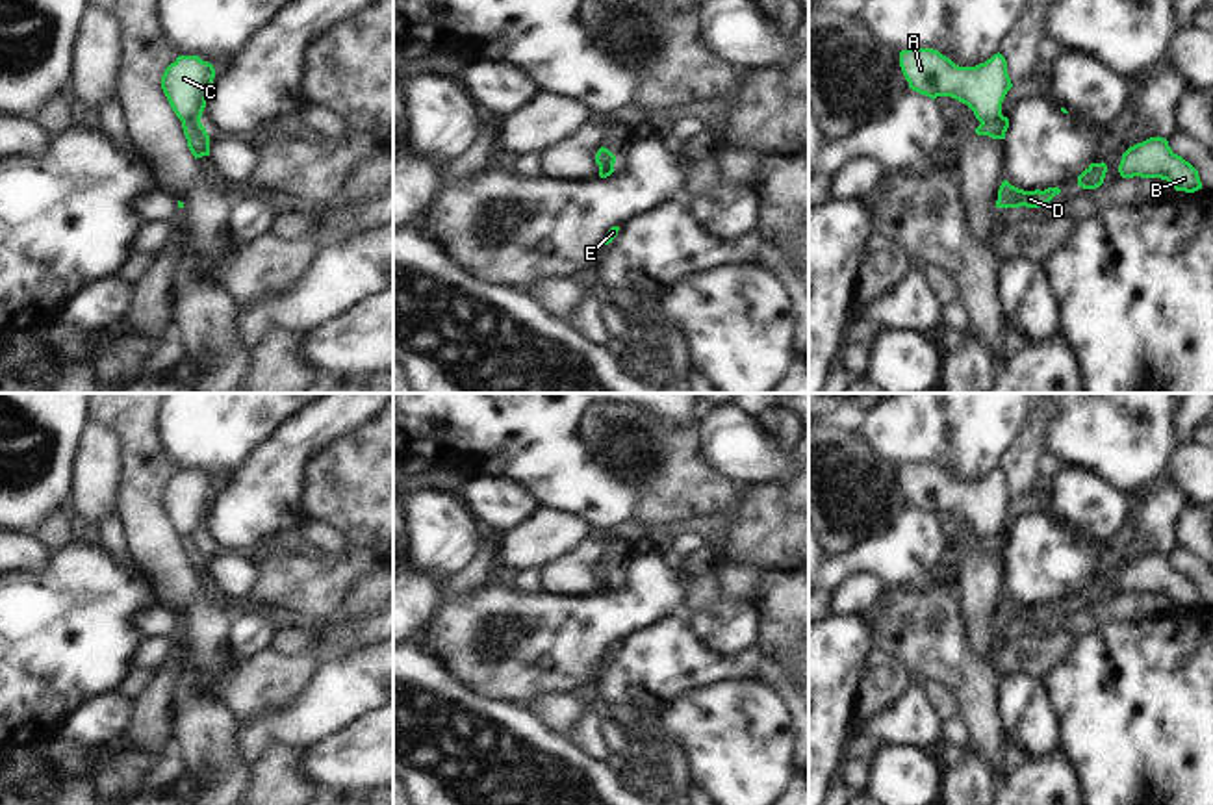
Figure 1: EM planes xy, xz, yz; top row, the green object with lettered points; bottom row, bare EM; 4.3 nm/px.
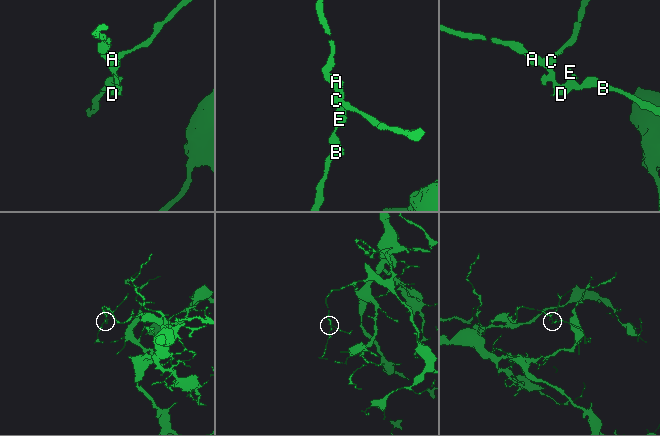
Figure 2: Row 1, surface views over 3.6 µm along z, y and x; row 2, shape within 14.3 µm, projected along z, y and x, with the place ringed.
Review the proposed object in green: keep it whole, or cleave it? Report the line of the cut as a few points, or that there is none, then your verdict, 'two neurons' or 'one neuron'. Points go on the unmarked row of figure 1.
cut in yz along (1002, 531), (982, 538); two neurons

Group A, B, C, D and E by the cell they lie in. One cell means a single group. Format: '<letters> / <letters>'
A C / B D E

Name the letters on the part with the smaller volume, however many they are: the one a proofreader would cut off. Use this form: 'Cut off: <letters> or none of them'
Cut off: B, D, E

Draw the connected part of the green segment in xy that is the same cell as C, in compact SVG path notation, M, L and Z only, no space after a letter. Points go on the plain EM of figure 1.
M178 471L161 492L161 505L180 536L198 534L213 501L215 484L198 471Z

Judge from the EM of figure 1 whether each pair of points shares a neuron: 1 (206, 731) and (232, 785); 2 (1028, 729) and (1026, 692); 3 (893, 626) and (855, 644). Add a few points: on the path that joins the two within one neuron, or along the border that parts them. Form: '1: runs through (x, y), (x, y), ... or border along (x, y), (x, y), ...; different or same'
1: runs through (206, 744), (208, 755), (221, 772); same
2: runs through (1028, 720), (1026, 702); same
3: border along (870, 613), (878, 648); different

